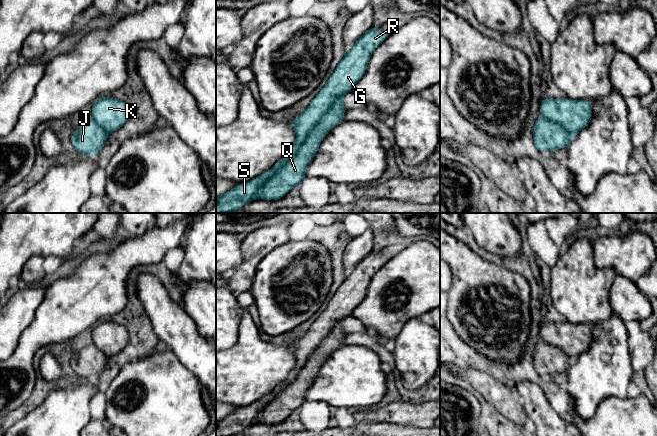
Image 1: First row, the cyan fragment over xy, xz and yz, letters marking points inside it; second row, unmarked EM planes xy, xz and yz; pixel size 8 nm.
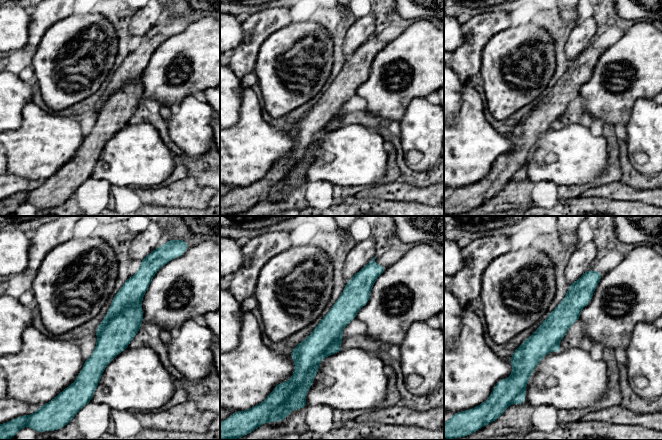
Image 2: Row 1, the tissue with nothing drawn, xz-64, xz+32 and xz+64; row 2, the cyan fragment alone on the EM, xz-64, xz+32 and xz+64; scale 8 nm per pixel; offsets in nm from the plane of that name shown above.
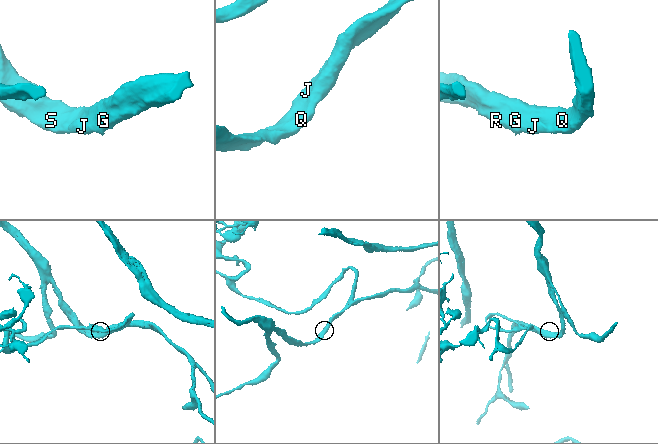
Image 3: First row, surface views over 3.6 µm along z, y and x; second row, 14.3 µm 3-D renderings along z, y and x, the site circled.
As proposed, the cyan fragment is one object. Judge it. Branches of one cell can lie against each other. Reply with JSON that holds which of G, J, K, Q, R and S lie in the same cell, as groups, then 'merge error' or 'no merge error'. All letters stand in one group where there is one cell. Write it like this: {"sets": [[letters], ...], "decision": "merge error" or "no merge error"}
{"sets": [["G", "J", "K", "Q", "R", "S"]], "decision": "no merge error"}

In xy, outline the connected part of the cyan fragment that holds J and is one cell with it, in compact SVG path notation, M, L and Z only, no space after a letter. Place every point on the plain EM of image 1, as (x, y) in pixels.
M112 320L98 323L91 332L93 343L81 348L71 367L84 380L95 380L104 371L108 359L122 351L129 343L127 328Z

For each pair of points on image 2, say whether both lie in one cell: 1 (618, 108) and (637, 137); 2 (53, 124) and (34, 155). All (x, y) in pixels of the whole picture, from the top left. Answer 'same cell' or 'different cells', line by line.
1: different cells
2: same cell

